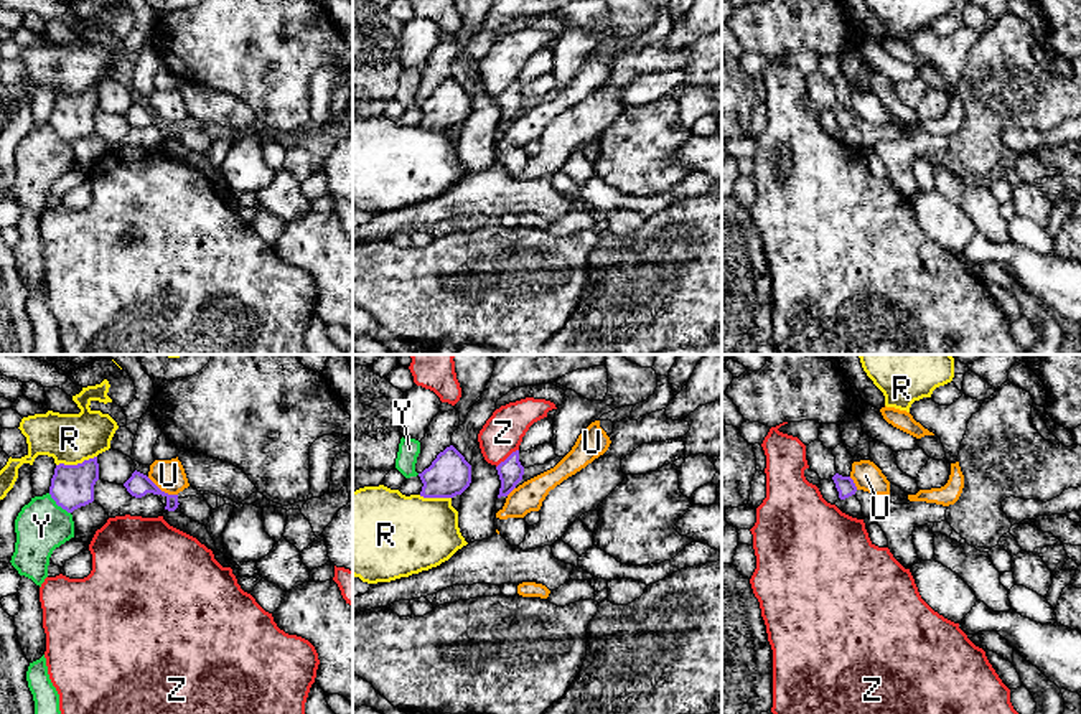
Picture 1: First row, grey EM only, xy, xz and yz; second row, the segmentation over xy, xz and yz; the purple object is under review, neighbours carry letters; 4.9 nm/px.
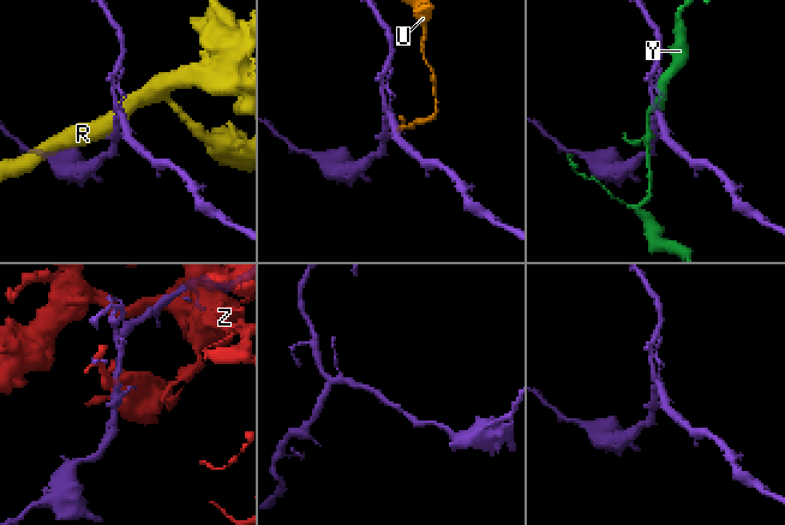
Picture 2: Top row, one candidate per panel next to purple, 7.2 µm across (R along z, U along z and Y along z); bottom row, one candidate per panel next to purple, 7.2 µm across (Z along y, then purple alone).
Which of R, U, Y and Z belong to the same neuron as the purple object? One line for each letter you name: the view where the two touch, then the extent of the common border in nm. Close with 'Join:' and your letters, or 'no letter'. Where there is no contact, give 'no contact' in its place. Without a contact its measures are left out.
Join: no letter

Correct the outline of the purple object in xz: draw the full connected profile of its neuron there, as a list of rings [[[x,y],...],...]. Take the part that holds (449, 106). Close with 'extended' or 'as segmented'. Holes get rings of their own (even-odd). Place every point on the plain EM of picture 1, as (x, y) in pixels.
[[[450,76],[419,107],[424,114],[420,127],[453,129],[470,117],[471,96]]]; as segmented

